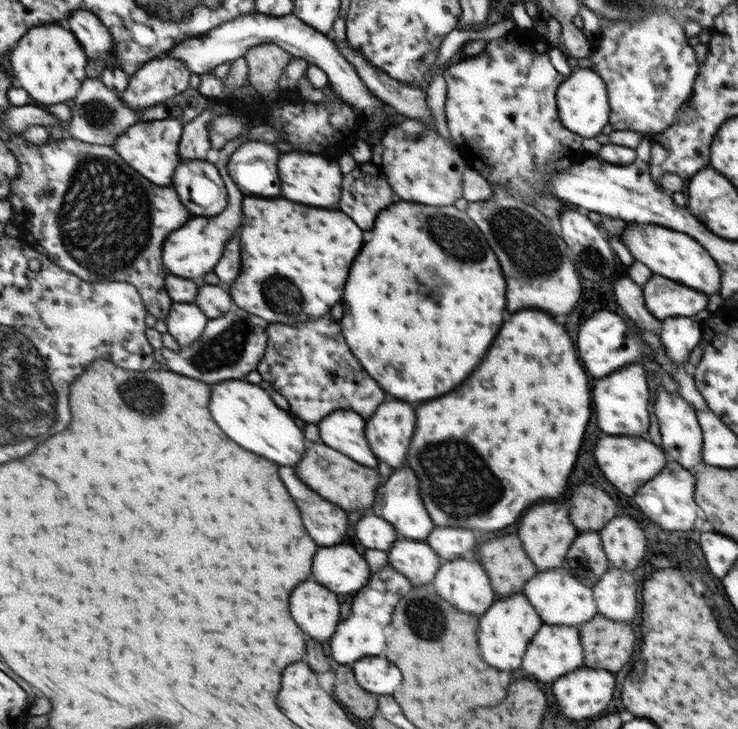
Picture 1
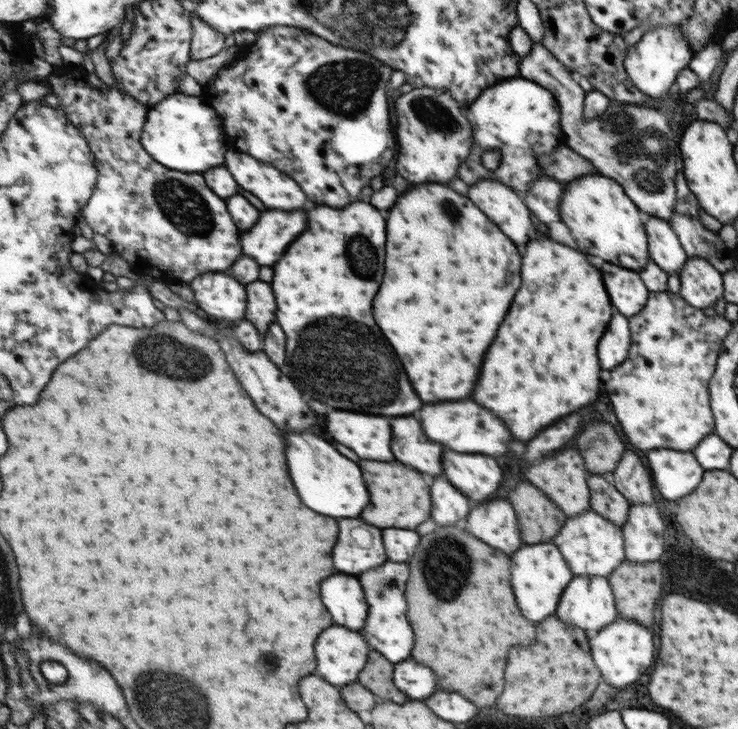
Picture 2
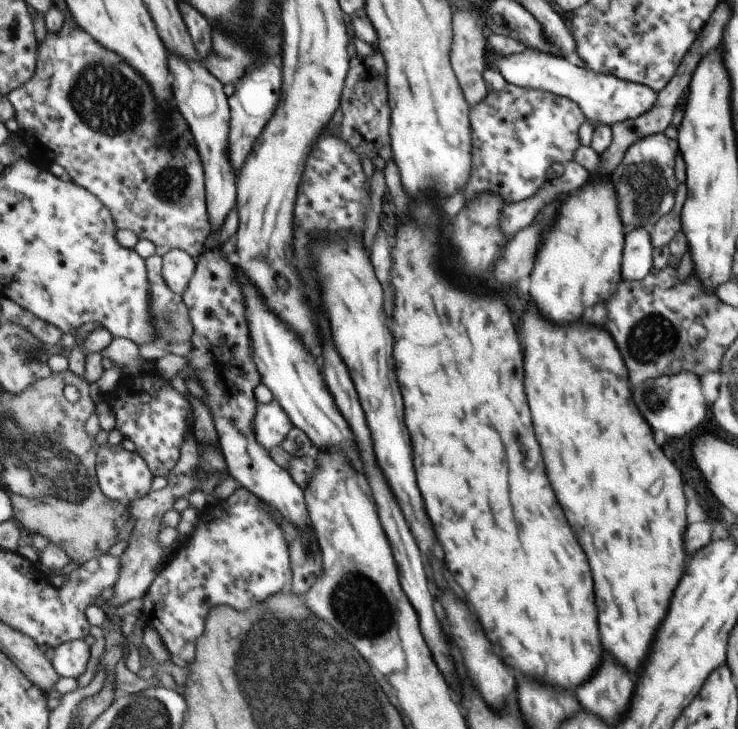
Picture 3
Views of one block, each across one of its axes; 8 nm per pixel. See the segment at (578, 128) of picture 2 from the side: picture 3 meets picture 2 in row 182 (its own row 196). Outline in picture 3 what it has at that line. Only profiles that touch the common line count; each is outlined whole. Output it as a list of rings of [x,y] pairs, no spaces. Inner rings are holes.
[[[663,133],[651,134],[635,140],[609,174],[615,192],[619,192],[619,216],[623,216],[623,228],[627,228],[627,233],[635,228],[649,232],[657,219],[670,212],[678,186],[673,174],[675,156],[679,156],[676,140],[666,138]]]

